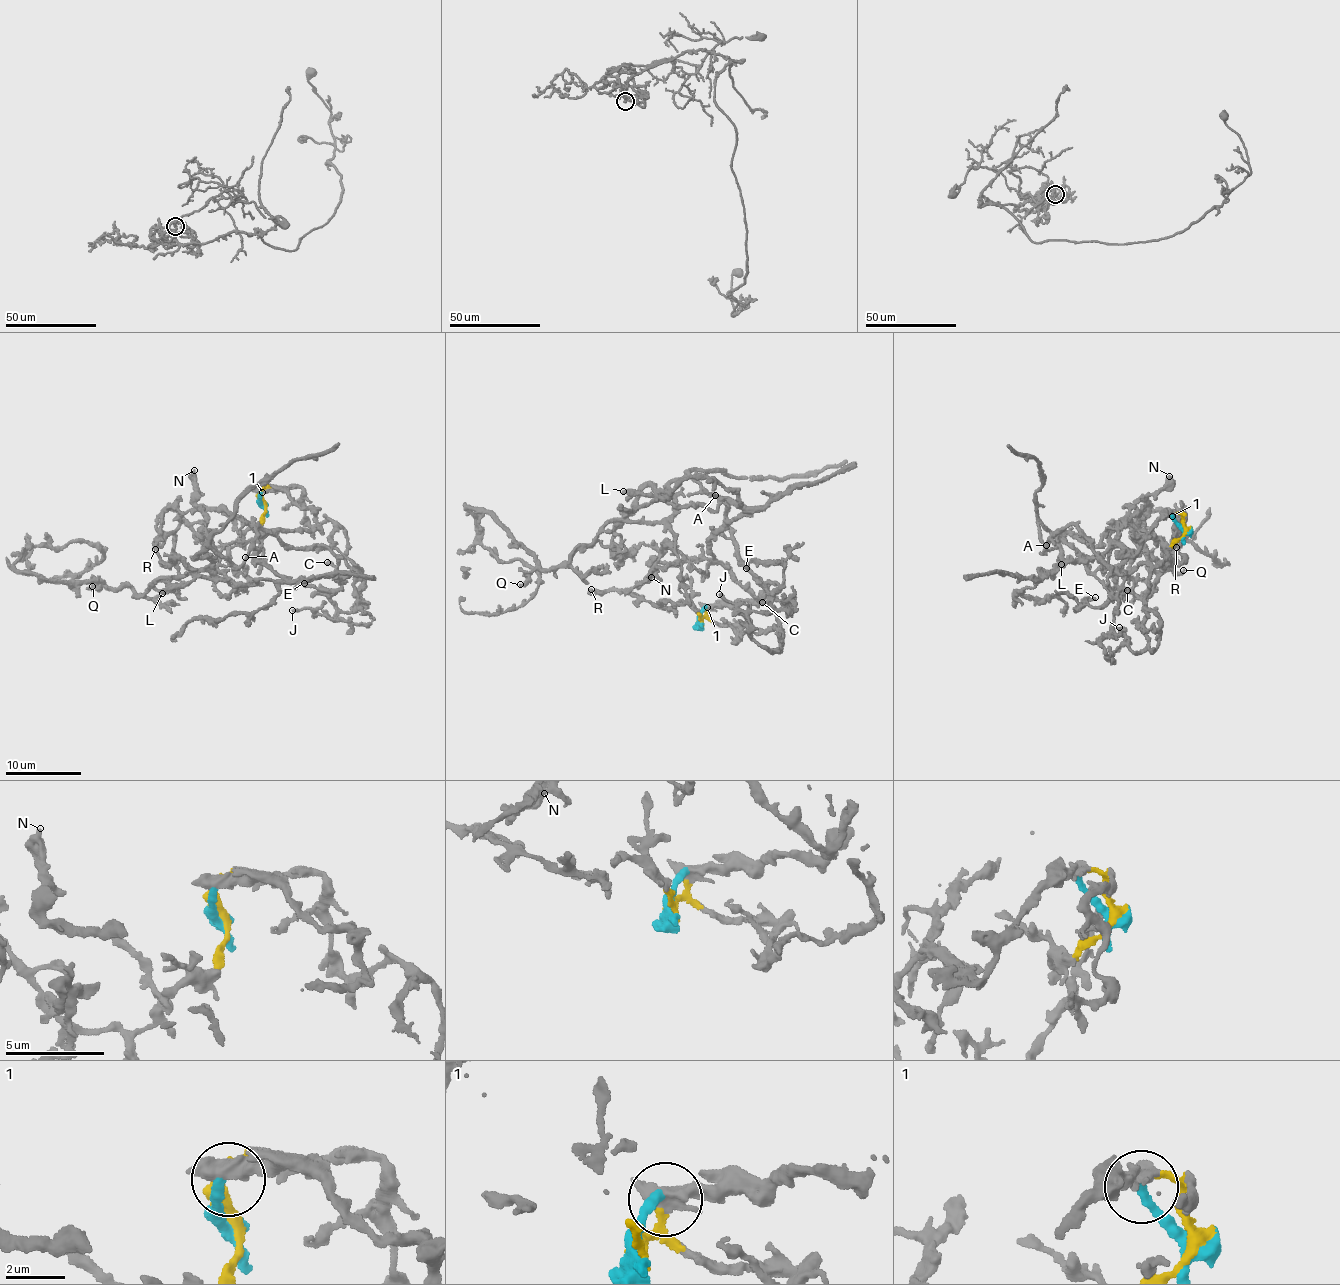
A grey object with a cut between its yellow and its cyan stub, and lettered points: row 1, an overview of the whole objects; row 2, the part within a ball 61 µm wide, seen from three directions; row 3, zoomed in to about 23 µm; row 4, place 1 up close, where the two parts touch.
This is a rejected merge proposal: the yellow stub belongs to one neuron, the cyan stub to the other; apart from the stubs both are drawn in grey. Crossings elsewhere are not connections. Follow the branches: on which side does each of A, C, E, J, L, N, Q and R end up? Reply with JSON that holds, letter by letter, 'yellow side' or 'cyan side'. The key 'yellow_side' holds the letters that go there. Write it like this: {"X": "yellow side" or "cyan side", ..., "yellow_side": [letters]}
{"A": "yellow side", "C": "yellow side", "E": "yellow side", "J": "yellow side", "L": "cyan side", "N": "cyan side", "Q": "yellow side", "R": "yellow side", "yellow_side": ["A", "C", "E", "J", "Q", "R"]}

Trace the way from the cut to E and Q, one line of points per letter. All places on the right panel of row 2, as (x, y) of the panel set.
E: (1188, 531), (1185, 515), (1176, 533), (1182, 560), (1113, 570), (1110, 596), (1076, 607), (1095, 598)
Q: (1188, 531), (1163, 549), (1169, 563), (1148, 597), (1111, 594), (1086, 559), (1098, 558), (1136, 578), (1183, 569)

